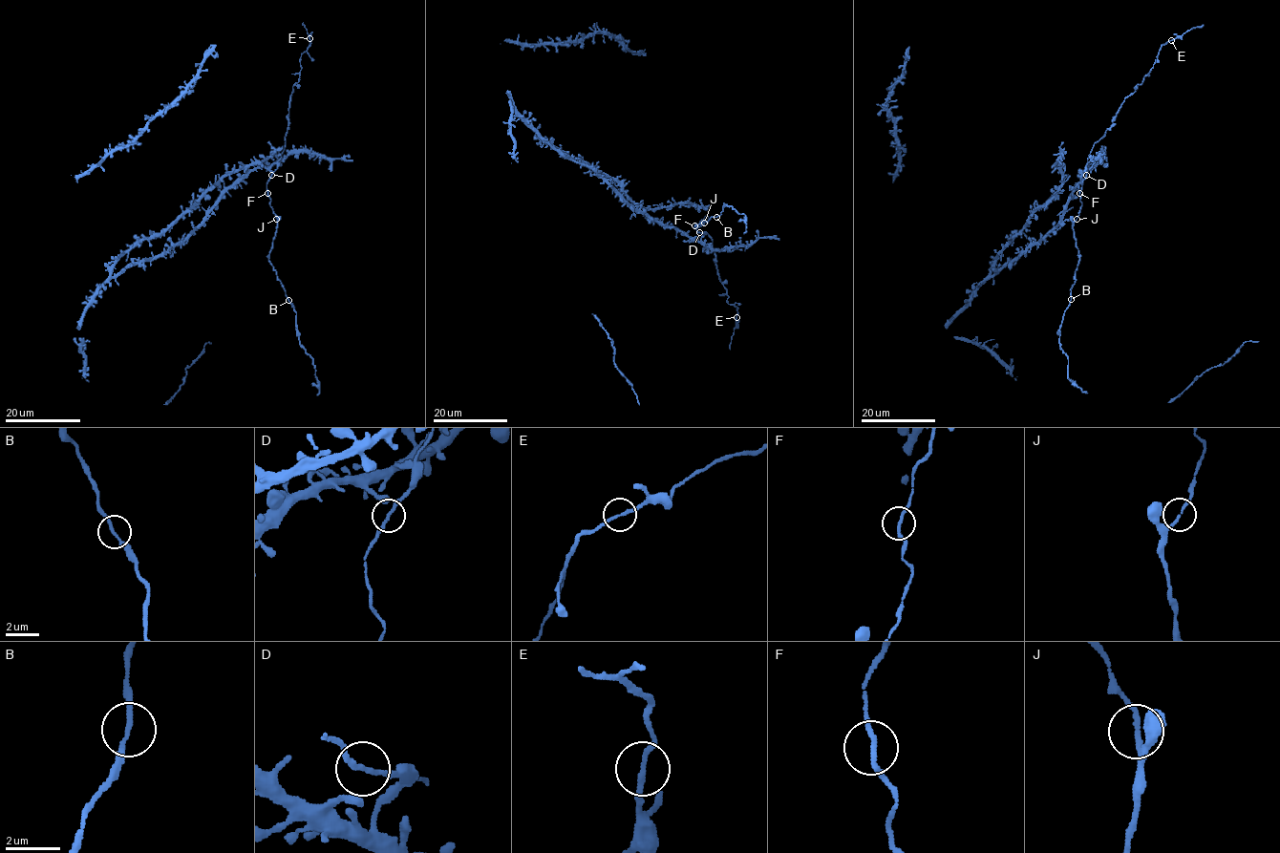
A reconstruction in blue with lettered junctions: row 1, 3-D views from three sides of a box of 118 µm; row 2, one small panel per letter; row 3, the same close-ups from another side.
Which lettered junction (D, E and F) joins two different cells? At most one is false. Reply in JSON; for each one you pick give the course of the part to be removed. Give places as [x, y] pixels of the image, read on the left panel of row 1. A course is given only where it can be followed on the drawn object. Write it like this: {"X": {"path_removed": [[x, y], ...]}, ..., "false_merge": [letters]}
{"false_merge": []}

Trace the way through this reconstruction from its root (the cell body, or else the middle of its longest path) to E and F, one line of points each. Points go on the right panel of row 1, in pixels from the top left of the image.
E: (1092, 166), (1087, 159), (1093, 145), (1111, 126), (1123, 100), (1142, 83), (1160, 48), (1171, 40)
F: (1092, 166), (1087, 166), (1079, 193)

